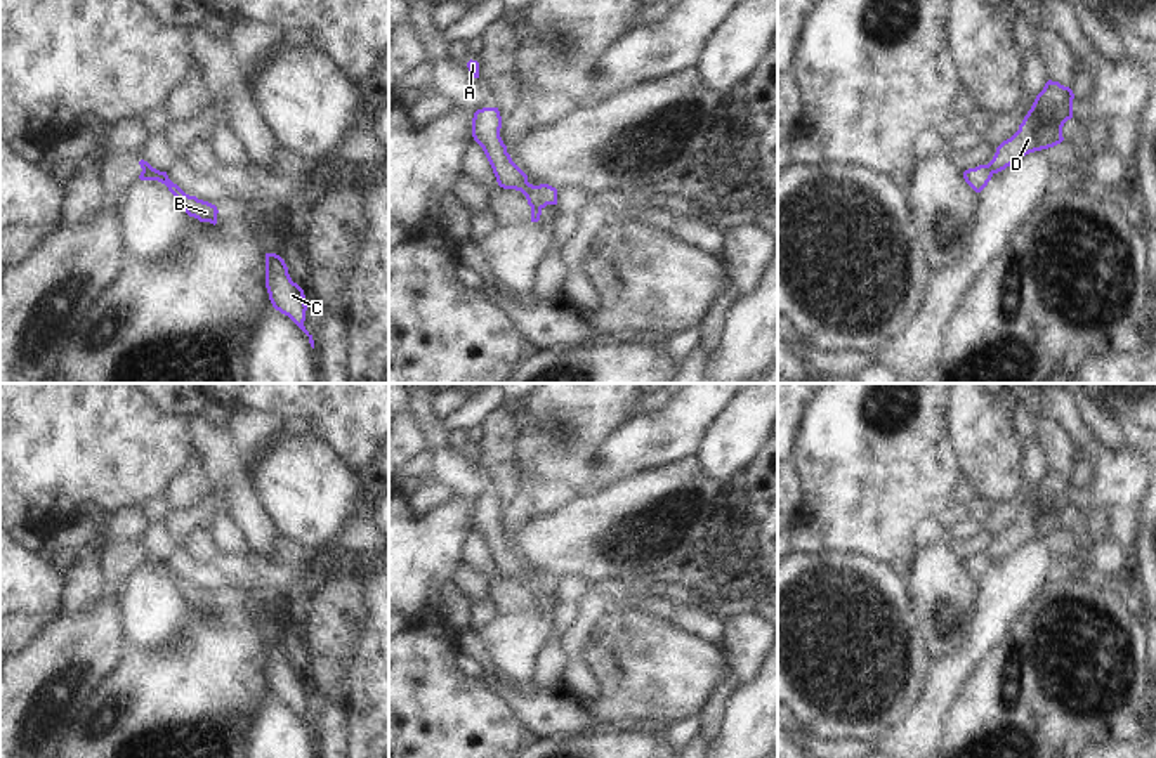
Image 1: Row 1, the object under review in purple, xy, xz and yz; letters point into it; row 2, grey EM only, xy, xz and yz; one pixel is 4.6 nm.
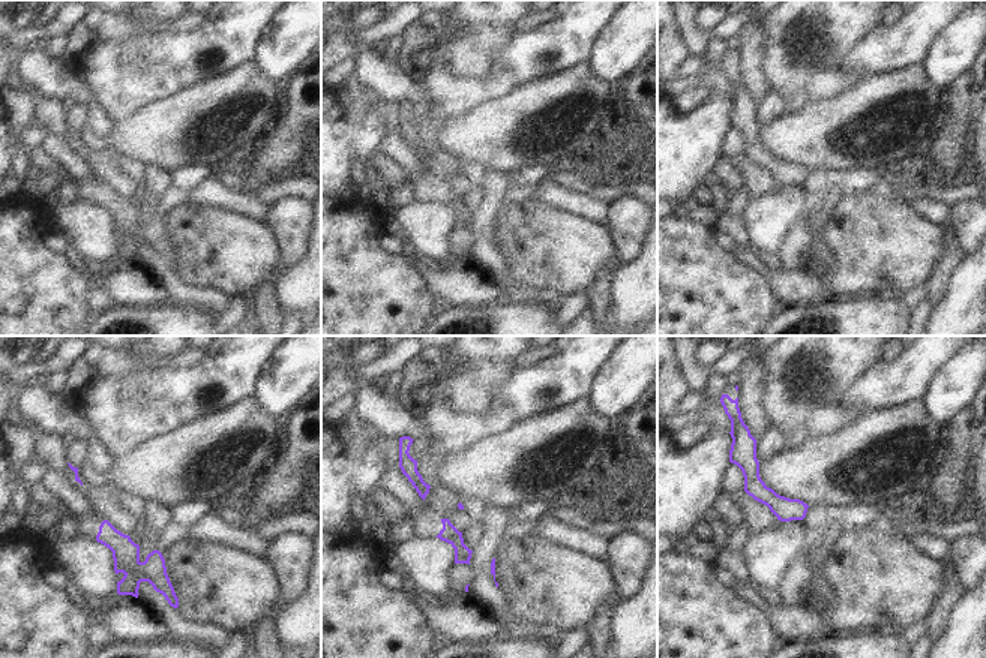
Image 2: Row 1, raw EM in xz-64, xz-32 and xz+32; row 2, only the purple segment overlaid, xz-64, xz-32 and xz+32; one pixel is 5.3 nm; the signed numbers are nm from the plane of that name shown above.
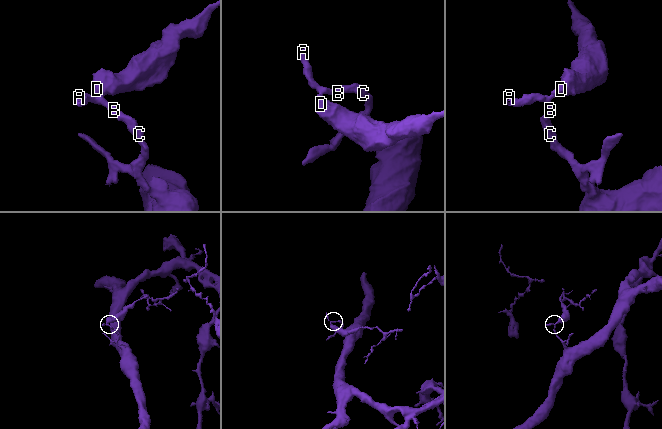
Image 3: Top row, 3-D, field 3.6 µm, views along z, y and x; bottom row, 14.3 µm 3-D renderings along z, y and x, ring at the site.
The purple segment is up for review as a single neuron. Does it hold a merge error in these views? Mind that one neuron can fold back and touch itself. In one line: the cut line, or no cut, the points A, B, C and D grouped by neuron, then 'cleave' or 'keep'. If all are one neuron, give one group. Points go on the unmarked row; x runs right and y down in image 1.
yz (986, 554), (993, 561) | A B C / D | cleave

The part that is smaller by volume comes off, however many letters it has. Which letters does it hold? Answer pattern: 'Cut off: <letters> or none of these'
Cut off: D

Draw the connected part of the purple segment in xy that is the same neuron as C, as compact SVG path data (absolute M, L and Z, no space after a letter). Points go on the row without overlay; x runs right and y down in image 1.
M266 642L266 676L273 696L288 704L314 737L312 723L304 715L307 699L304 678L292 670L285 649L276 642Z

